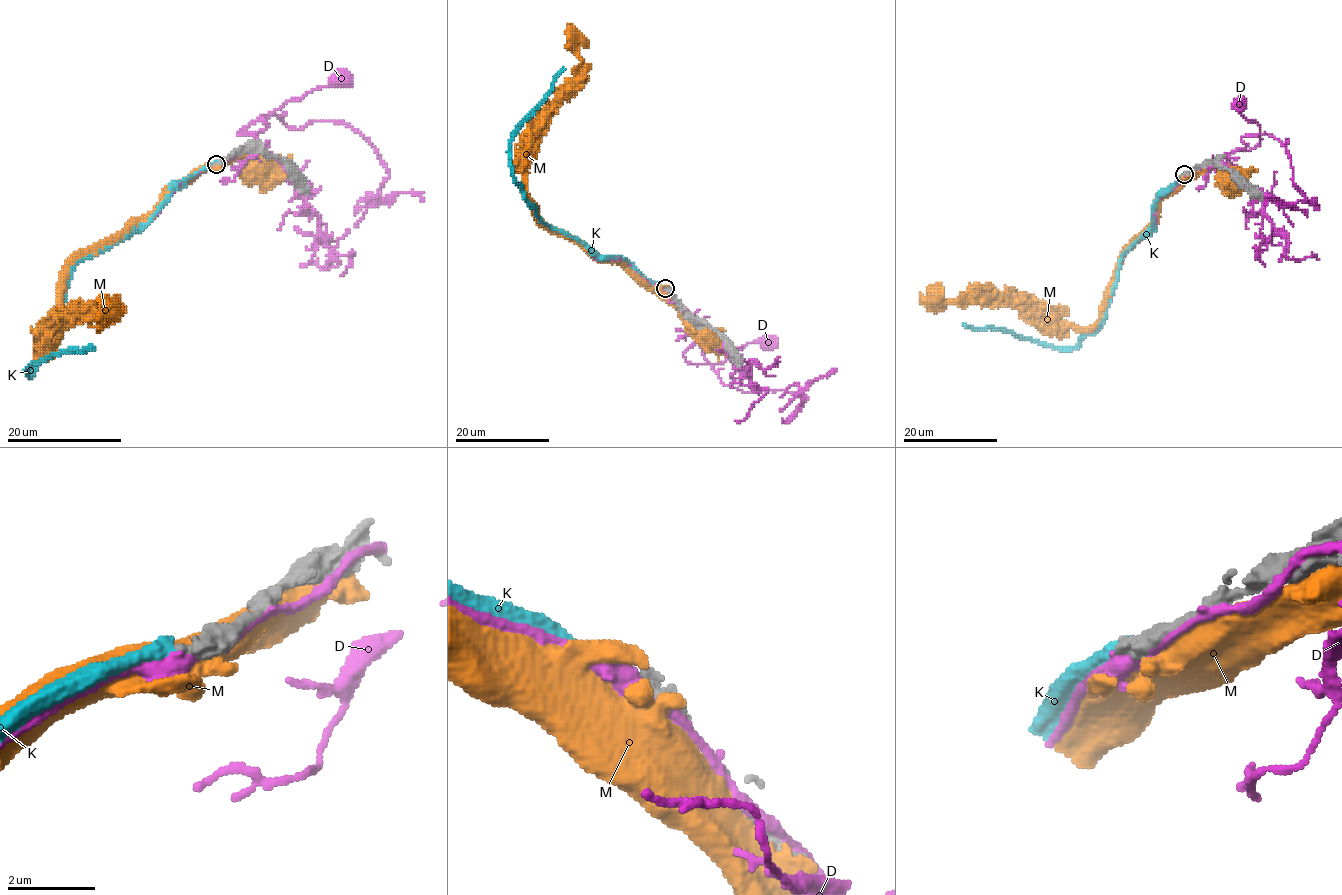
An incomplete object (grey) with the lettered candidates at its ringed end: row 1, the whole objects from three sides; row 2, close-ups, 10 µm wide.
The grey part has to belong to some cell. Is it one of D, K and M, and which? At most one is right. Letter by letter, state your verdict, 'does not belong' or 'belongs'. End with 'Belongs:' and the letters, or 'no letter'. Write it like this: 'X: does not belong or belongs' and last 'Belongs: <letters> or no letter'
D: does not belong
K: belongs
M: does not belong
Belongs: K

